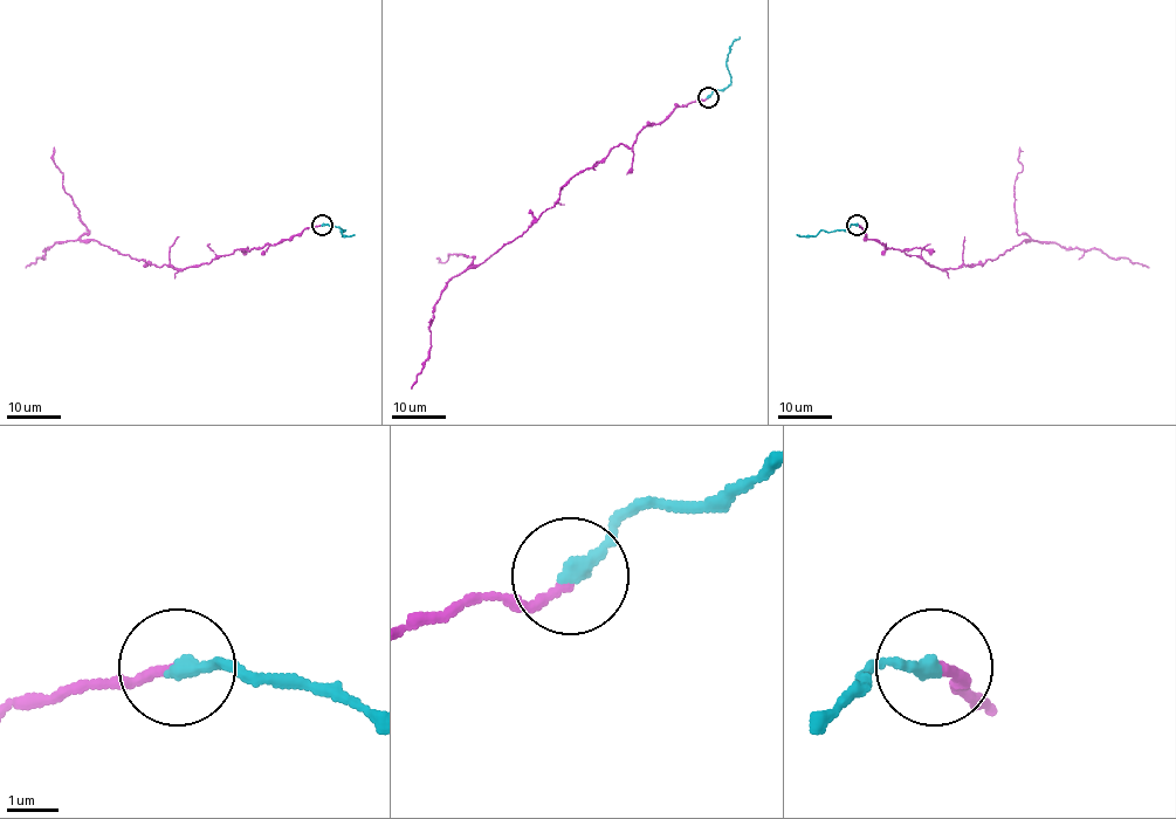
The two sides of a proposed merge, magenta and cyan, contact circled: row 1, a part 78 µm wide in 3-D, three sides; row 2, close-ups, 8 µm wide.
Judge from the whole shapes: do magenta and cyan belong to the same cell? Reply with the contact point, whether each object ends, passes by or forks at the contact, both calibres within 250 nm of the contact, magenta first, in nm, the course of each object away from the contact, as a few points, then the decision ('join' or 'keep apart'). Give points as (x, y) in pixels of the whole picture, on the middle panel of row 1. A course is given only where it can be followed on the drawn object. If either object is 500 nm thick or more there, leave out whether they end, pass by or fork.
(708, 97) | magenta ends | cyan ends | 190/320 nm | magenta via (708, 97), (580, 170), (521, 235), (452, 279), (411, 389) | cyan via (708, 97), (730, 83), (727, 55), (738, 36) | join

